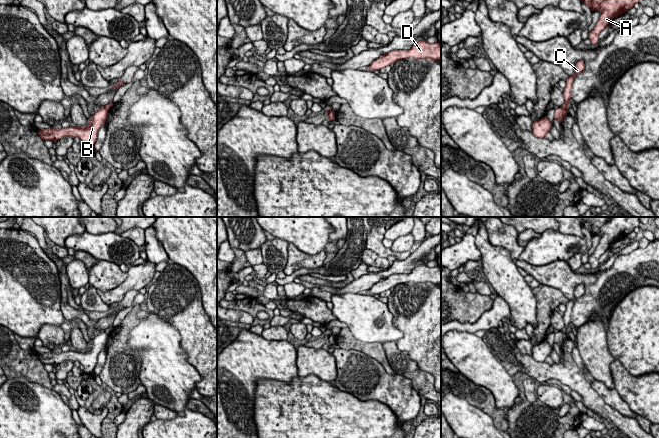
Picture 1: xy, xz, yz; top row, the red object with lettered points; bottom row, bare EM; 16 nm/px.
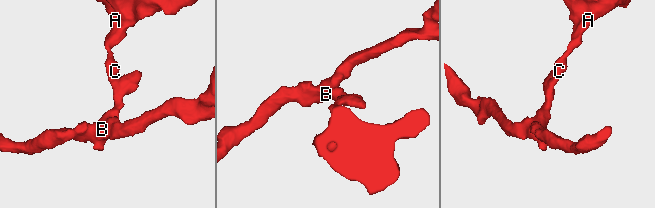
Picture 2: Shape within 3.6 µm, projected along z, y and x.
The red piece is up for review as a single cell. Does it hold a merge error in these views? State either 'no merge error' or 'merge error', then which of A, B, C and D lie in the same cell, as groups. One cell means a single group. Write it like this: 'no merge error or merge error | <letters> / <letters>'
merge error | A C / B D

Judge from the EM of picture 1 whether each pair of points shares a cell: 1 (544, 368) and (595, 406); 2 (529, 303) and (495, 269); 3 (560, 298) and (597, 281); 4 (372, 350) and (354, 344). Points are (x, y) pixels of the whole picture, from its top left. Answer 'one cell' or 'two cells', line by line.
1: one cell
2: one cell
3: two cells
4: one cell

